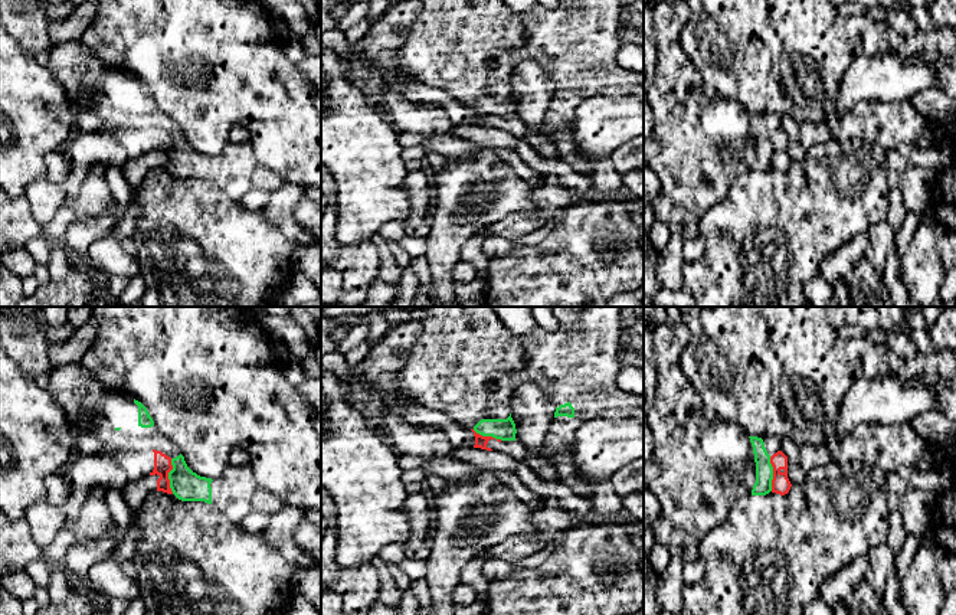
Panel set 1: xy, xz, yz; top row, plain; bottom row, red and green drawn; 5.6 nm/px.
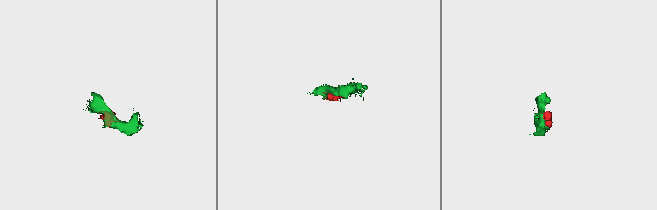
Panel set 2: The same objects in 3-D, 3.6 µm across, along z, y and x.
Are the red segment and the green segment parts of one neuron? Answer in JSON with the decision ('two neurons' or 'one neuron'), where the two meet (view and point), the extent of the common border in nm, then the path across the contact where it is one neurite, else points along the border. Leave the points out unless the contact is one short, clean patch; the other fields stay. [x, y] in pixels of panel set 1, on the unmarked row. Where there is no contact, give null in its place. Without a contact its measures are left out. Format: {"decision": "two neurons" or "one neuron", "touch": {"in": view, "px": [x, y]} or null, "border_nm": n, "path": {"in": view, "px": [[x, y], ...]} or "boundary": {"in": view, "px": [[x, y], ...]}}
{"decision": "two neurons", "touch": {"in": "xy", "px": [167, 154]}, "border_nm": 190, "boundary": {"in": "xy", "px": [[170, 137], [169, 164], [173, 170]]}}

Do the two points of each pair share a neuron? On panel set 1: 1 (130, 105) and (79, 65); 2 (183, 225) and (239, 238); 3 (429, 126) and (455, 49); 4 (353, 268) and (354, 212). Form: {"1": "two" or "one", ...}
{"1": "one", "2": "one", "3": "two", "4": "two"}

